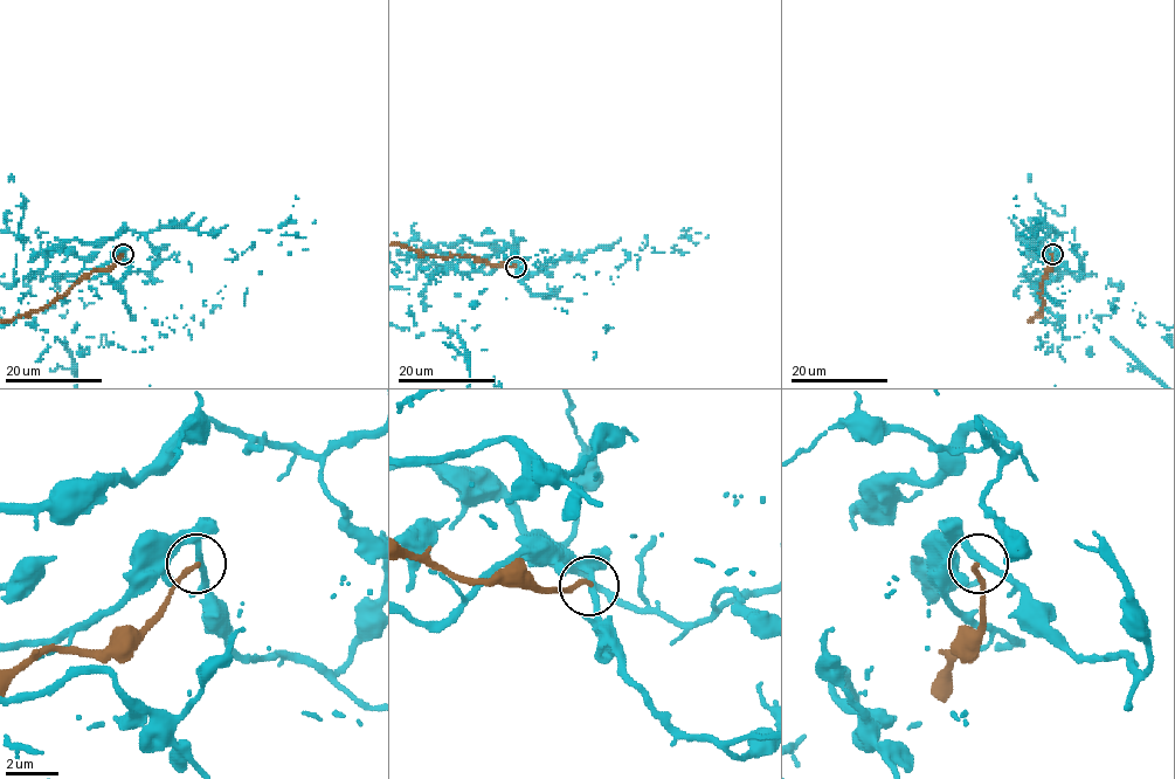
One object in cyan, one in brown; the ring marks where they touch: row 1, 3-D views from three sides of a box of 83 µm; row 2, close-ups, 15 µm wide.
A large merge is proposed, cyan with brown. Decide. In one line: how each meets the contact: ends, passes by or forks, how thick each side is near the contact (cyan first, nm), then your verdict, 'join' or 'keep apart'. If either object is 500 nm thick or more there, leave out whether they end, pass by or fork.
cyan passes by; brown ends; calibres 240 and 180 nm; keep apart

